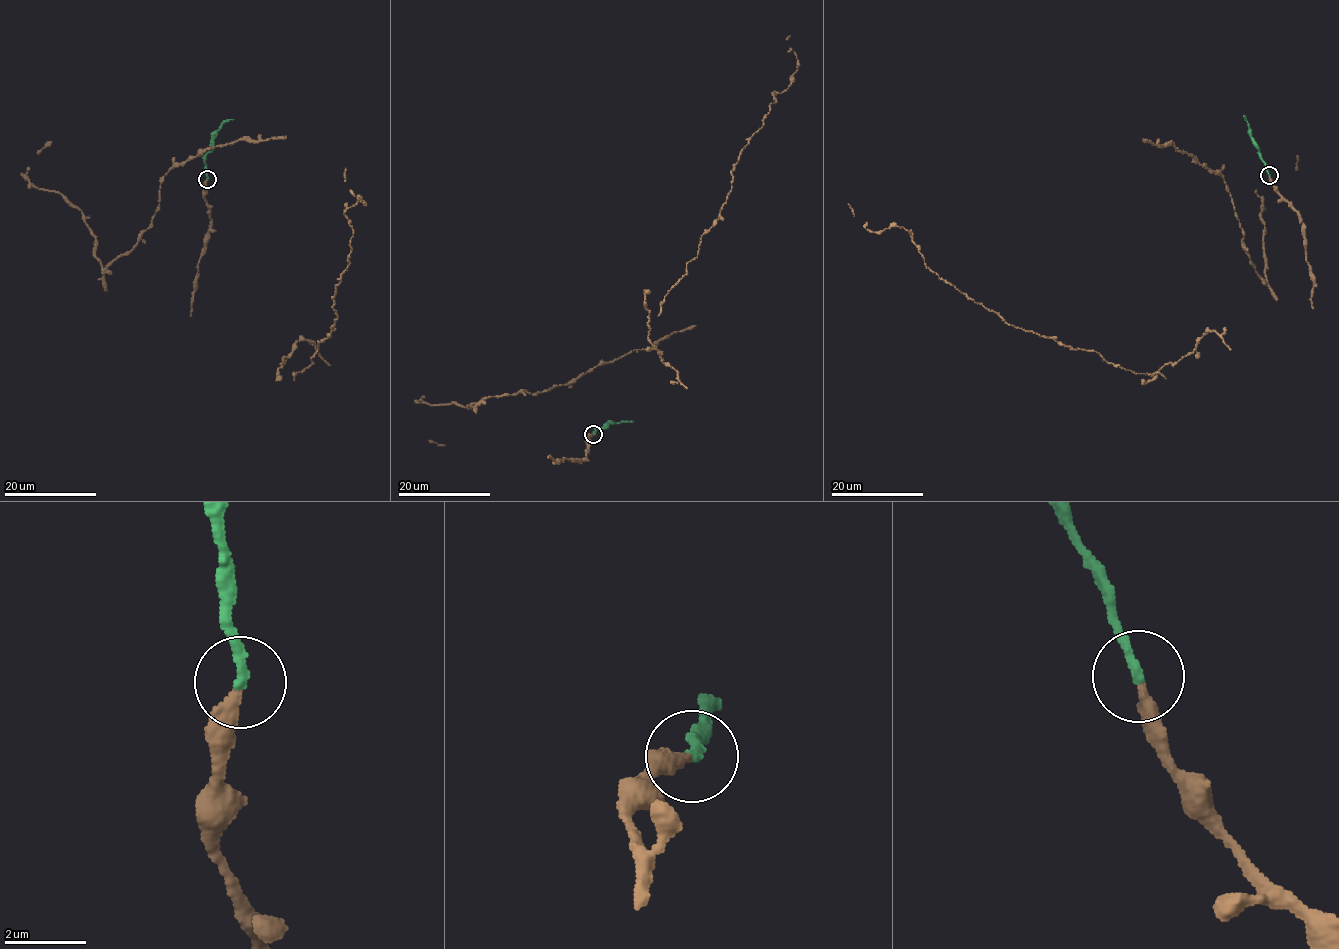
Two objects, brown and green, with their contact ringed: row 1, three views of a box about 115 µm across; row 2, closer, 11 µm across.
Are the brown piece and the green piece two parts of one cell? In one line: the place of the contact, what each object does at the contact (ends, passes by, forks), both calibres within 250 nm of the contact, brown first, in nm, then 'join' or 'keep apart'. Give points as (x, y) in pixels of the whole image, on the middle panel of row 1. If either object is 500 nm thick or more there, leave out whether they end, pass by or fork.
at (593, 434); brown ends there; green ends there; 320 nm thick on the brown side, 240 nm on the other; join

